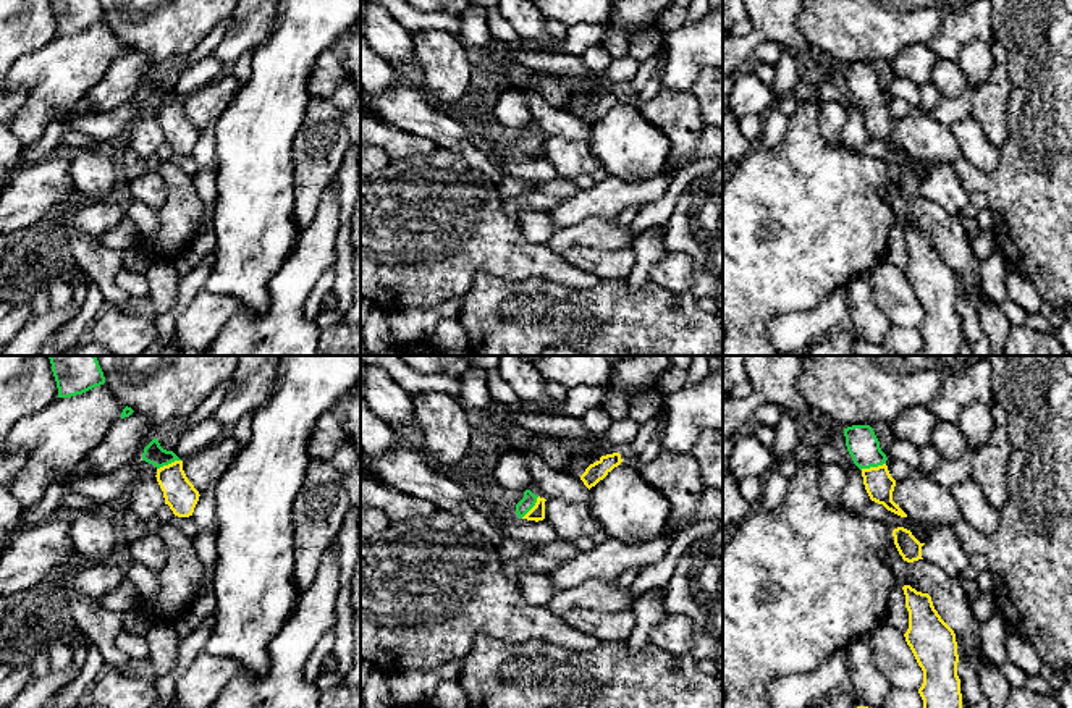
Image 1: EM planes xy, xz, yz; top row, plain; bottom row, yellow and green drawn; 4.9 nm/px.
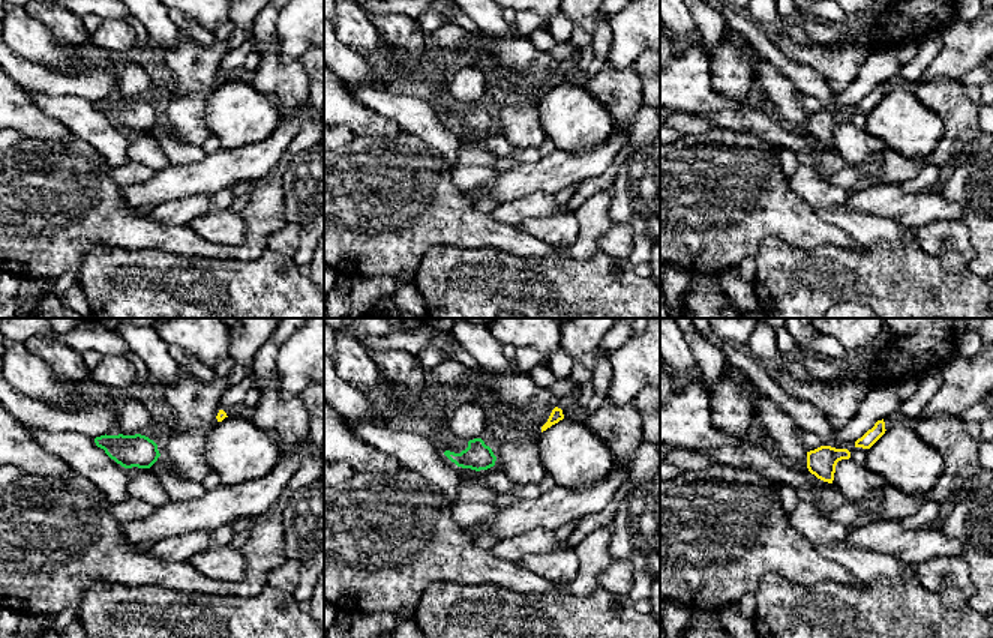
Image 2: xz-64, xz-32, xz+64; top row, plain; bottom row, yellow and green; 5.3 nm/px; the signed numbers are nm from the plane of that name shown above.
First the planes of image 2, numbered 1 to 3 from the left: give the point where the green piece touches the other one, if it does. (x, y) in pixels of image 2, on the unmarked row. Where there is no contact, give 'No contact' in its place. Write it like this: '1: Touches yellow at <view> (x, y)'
1: No contact
2: No contact
3: No contact

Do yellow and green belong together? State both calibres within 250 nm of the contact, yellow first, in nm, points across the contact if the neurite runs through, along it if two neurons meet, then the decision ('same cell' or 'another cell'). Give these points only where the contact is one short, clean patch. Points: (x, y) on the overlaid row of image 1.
140 nm thick on the yellow side, 160 nm on the other; runs through yz (878, 482), (872, 467), (860, 440); same cell

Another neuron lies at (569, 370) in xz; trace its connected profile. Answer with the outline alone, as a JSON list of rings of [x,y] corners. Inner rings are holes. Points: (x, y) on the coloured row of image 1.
[[[542,356],[532,364],[545,380],[571,391],[579,385],[610,390],[613,362],[611,356]]]

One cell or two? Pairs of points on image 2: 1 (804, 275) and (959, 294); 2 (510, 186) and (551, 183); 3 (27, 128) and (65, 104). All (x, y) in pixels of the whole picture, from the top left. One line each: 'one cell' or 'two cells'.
1: one cell
2: one cell
3: two cells

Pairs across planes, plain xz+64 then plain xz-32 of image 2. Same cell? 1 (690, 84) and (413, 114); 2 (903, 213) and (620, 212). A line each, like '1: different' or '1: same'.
1: same
2: different

